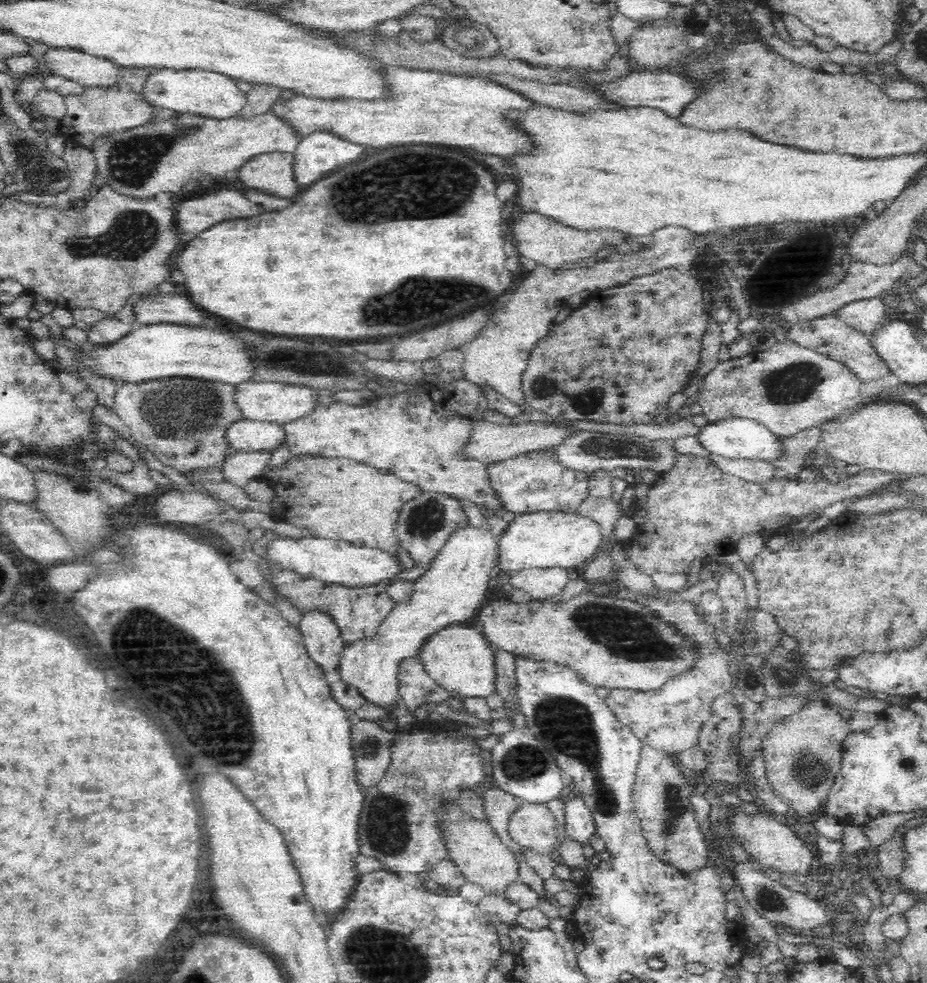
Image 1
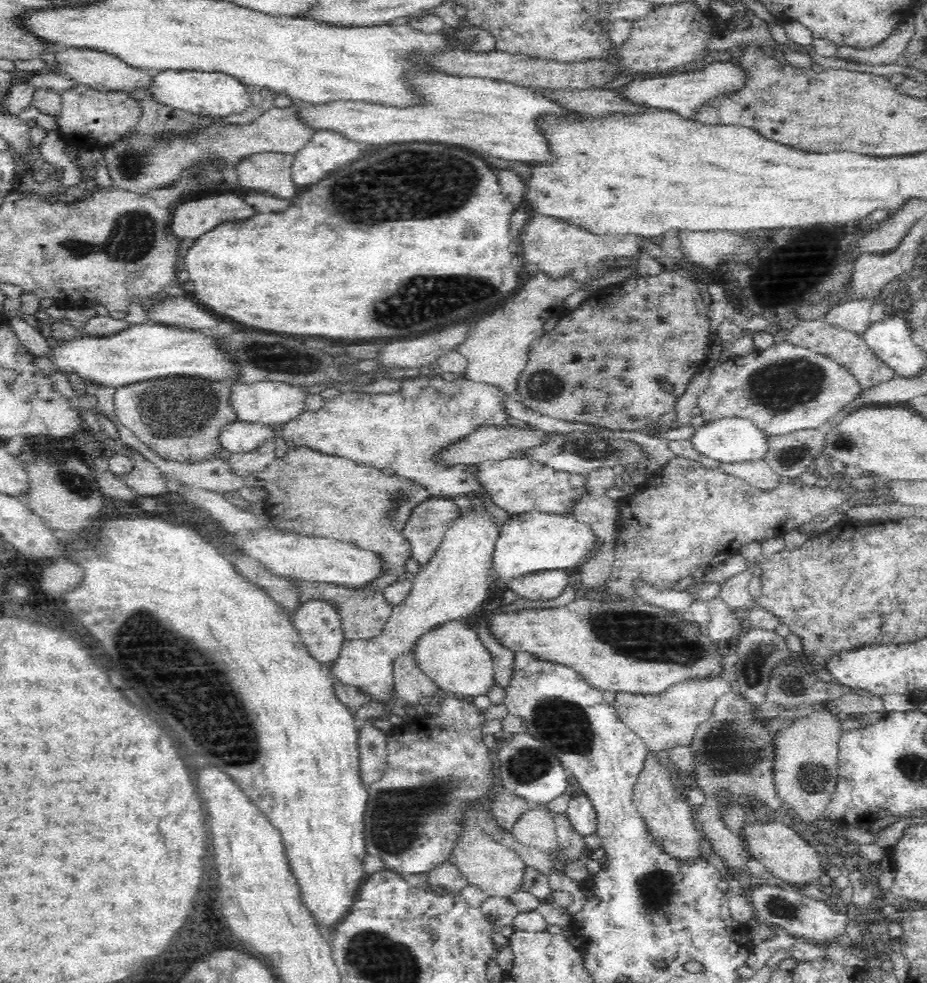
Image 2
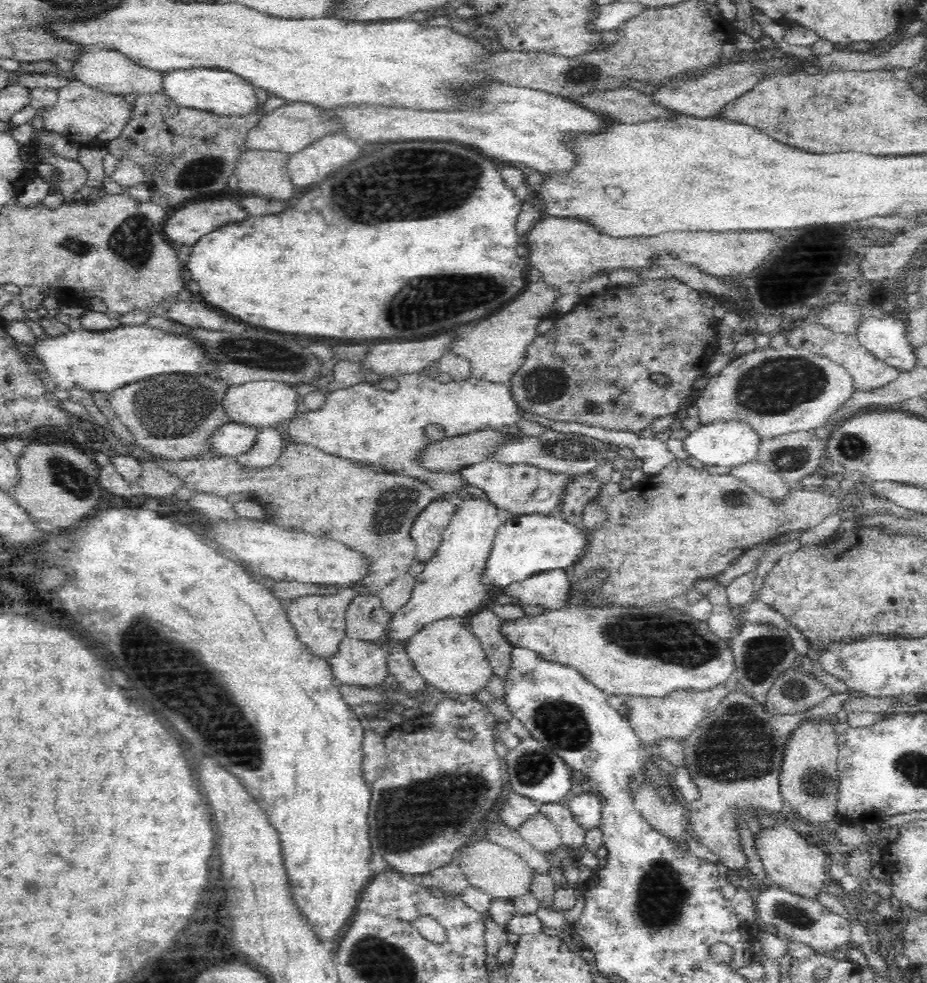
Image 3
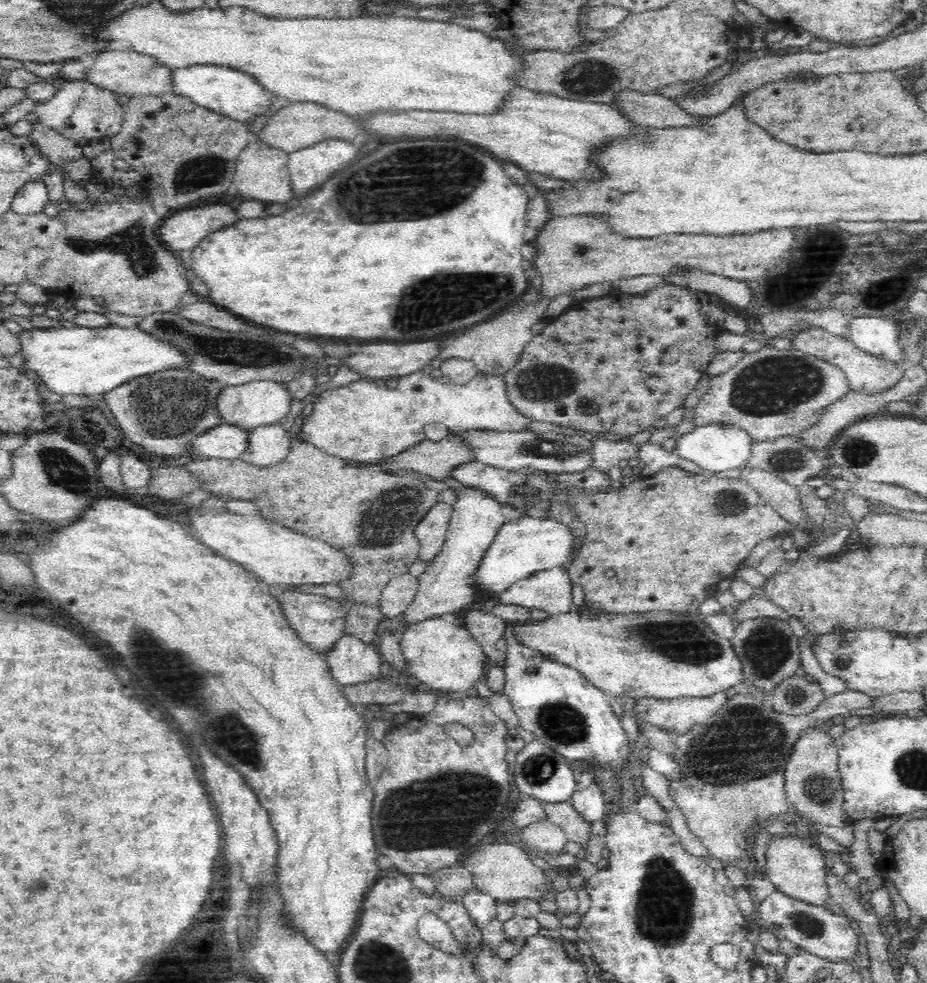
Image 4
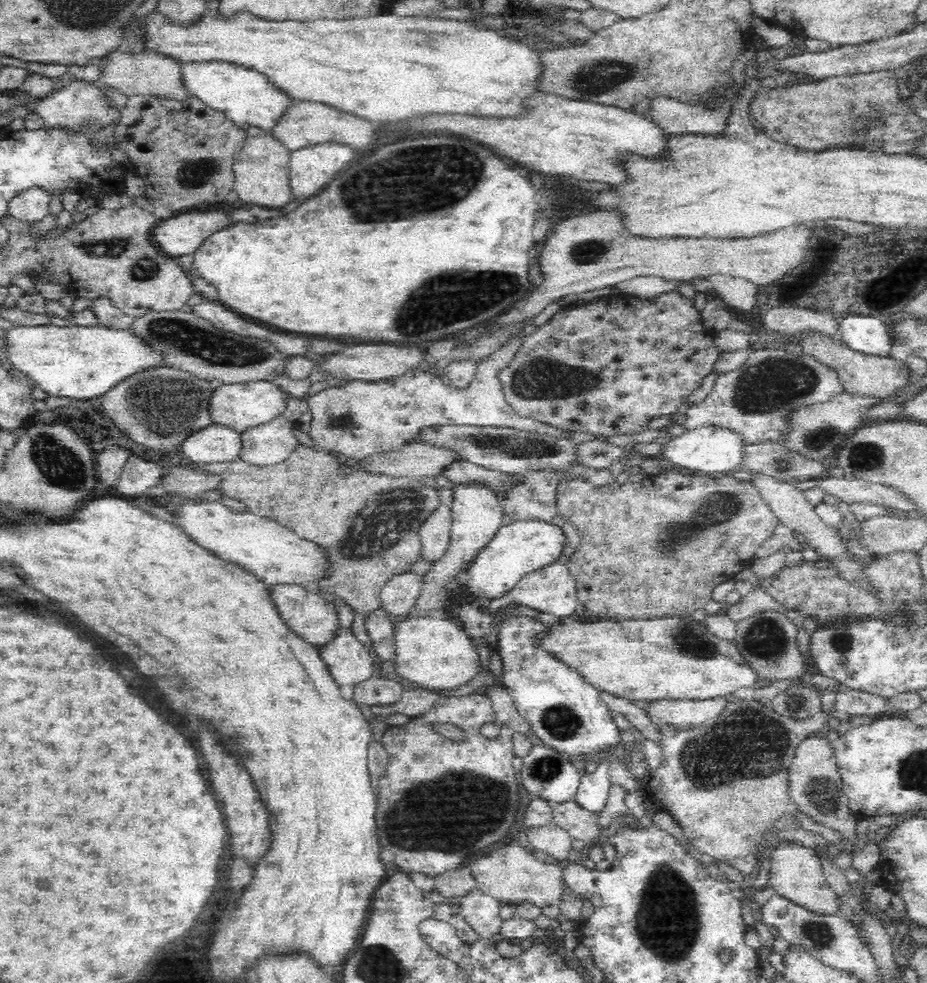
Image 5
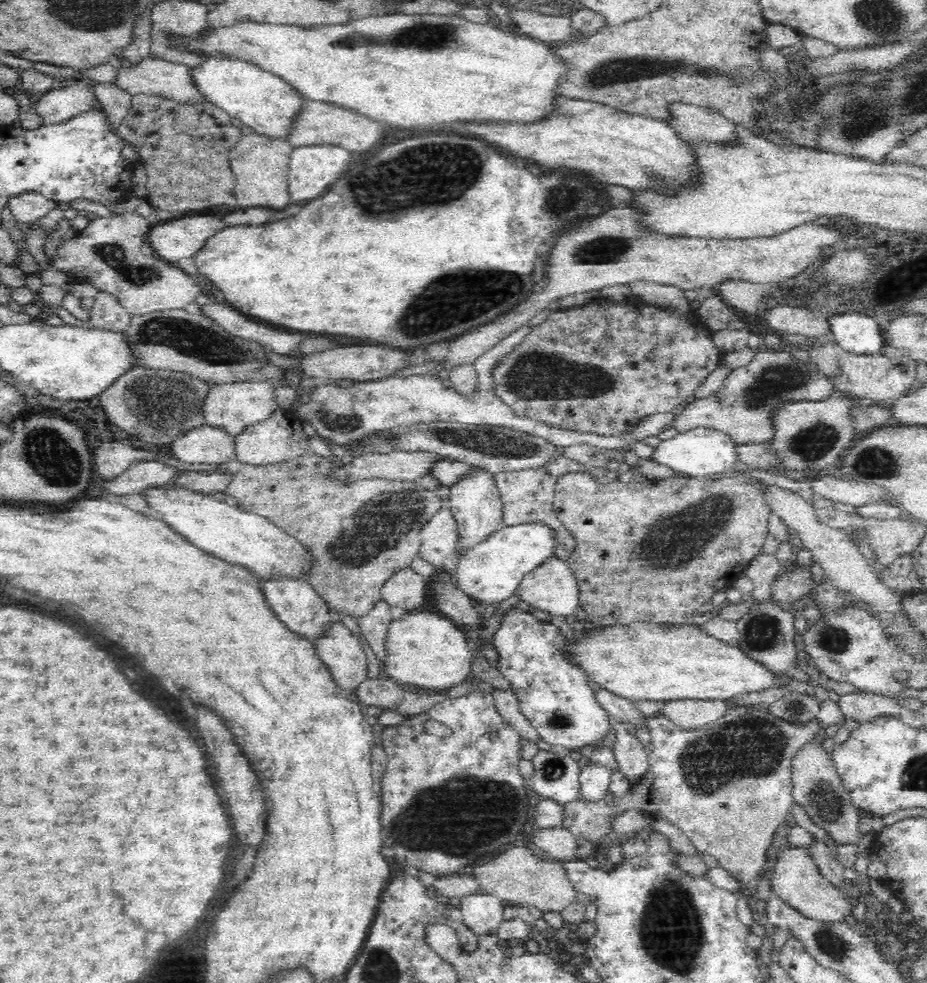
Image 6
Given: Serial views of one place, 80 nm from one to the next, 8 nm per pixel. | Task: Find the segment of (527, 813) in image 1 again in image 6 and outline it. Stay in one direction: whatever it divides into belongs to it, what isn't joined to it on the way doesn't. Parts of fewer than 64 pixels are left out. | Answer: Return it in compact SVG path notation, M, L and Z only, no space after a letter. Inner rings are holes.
M562 825L534 829L530 842L533 843L532 846L548 854L549 859L561 862L575 859L575 852L579 847L573 834Z

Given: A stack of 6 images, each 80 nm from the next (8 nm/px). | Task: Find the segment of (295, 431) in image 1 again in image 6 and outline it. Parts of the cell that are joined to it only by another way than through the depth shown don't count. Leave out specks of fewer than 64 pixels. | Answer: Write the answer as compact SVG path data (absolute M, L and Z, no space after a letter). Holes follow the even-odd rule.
M528 323L517 328L512 334L497 342L490 350L482 353L474 359L476 371L475 391L471 395L455 391L445 382L443 374L410 376L390 376L376 381L356 382L352 386L342 388L333 381L318 382L304 399L302 410L296 414L302 422L308 422L318 432L318 436L328 444L338 444L345 448L349 455L359 457L356 445L366 440L372 434L378 432L392 432L396 428L415 428L418 424L430 424L432 422L460 422L469 425L501 426L516 429L528 434L534 434L548 439L556 445L563 447L578 443L596 445L600 448L622 450L624 438L630 438L626 442L634 442L642 436L660 434L674 422L675 415L671 412L654 414L652 418L643 418L632 432L626 432L624 436L602 436L592 433L576 432L550 426L533 418L521 417L515 410L508 406L496 393L496 379L494 368L506 358L506 354L512 354L514 348L532 332L533 326Z

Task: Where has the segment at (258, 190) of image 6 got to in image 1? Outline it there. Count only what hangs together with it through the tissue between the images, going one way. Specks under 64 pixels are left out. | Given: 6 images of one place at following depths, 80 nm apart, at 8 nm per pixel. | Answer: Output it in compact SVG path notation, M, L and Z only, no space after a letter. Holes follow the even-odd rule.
M295 153L260 154L242 166L238 180L246 184L244 188L258 188L278 198L290 198L303 188L296 181L294 163Z

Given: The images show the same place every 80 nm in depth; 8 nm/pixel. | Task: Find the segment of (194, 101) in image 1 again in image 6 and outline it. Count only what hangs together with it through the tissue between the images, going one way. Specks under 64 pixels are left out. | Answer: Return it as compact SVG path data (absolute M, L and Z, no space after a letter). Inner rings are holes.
M214 56L189 67L189 76L193 88L209 104L221 108L228 119L252 128L259 135L285 138L297 110L304 102L304 98L289 84L249 62Z

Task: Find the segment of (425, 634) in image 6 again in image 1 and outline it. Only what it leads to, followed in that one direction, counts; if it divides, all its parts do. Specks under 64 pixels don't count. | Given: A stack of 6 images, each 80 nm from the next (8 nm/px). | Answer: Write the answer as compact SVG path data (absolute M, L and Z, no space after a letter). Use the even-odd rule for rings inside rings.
M456 623L440 630L428 642L419 655L431 678L450 693L463 698L488 698L493 696L497 684L496 651L474 626Z

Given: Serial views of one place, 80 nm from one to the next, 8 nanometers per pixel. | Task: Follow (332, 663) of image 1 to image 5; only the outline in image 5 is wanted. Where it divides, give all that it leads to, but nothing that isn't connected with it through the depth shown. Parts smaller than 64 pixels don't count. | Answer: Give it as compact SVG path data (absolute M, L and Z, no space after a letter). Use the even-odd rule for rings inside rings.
M280 584L270 586L270 594L286 624L306 642L318 649L336 638L340 626L339 610L317 590L305 584Z

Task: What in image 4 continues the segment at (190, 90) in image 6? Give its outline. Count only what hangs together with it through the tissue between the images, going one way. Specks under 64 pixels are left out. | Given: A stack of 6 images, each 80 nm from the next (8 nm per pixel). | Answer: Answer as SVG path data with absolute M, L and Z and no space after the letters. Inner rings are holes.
M104 50L92 55L92 62L85 70L83 78L98 88L109 90L116 95L134 97L136 95L173 93L171 90L171 74L172 70L160 66L151 56L136 52L122 52L122 50Z

